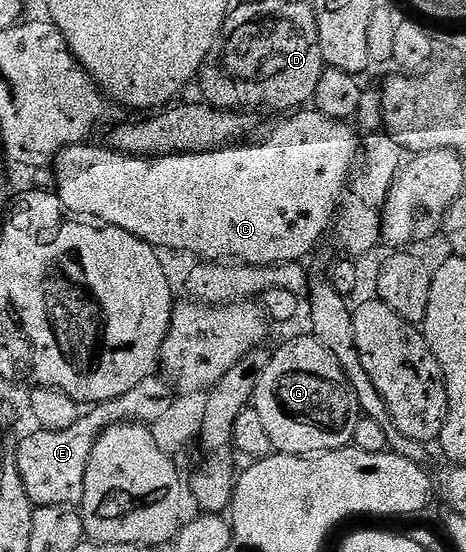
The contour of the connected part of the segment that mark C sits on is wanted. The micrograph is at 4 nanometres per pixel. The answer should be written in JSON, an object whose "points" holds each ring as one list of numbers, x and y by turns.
{"points":[[299,111,288,121,283,121,264,141,252,140,250,143,236,143,225,149,214,149,208,153,175,153,171,157,127,157,116,149,104,147,102,144,70,145,55,156,53,168,56,175,54,192,68,214,79,219,94,219,112,229,124,229,129,235,141,239,147,245,154,245,156,250,176,249,179,253,192,253,195,259,206,259,211,263,242,263,245,265,286,265,299,263,319,245,319,240,331,229,331,221,335,224,335,233,339,241,351,253,371,253,383,241,383,208,389,199,390,189,394,185,401,166,405,161,404,150,399,148,392,137,371,135,366,138,363,153,359,150,360,134,350,124,334,121,314,111]]}

